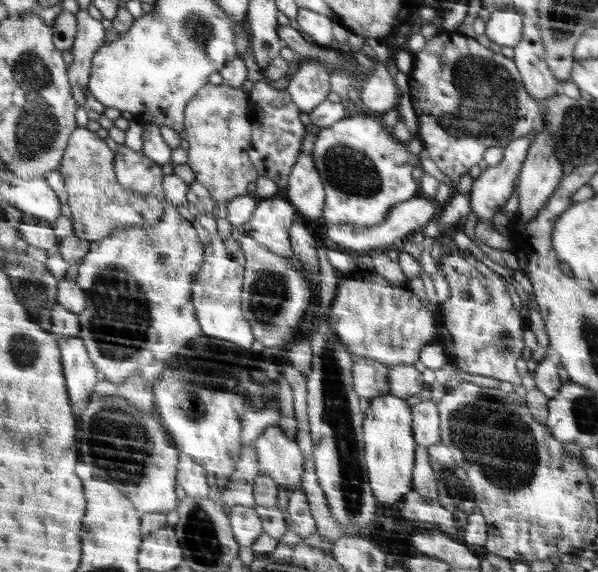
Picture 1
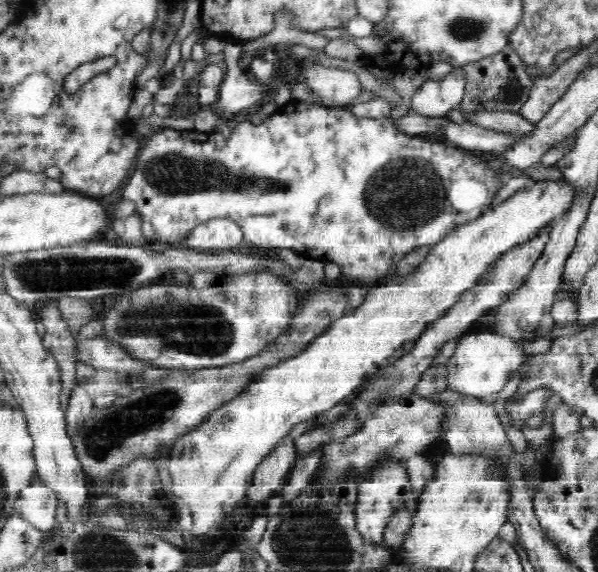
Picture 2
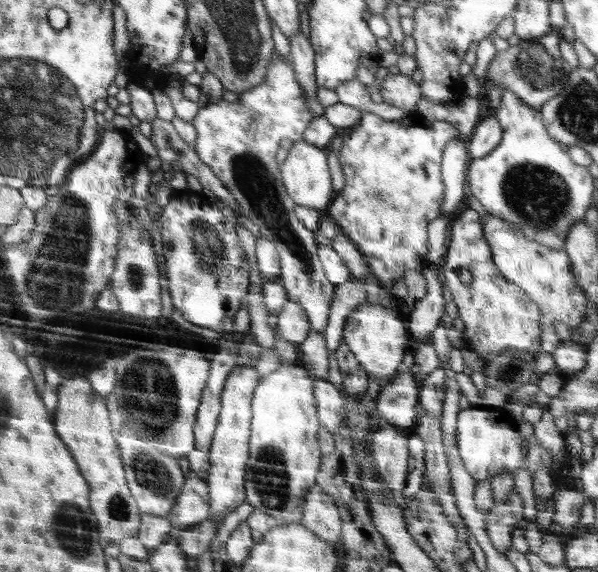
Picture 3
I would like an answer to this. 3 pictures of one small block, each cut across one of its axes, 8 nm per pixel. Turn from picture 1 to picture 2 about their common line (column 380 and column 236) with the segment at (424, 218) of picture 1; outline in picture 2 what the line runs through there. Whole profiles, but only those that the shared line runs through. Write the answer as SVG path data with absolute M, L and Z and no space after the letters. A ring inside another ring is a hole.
M228 217L208 219L197 224L189 236L190 249L192 246L200 250L226 250L226 248L236 250L236 246L245 247L242 227Z

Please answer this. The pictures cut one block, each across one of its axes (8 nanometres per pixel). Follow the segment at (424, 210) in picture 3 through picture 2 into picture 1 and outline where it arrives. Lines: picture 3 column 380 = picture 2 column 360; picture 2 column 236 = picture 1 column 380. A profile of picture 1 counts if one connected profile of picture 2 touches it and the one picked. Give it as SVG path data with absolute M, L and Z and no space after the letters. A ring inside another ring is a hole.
M346 116L321 129L313 156L325 185L326 223L376 226L398 204L424 196L418 176L414 176L422 156L410 152L407 141L396 140L382 116Z

